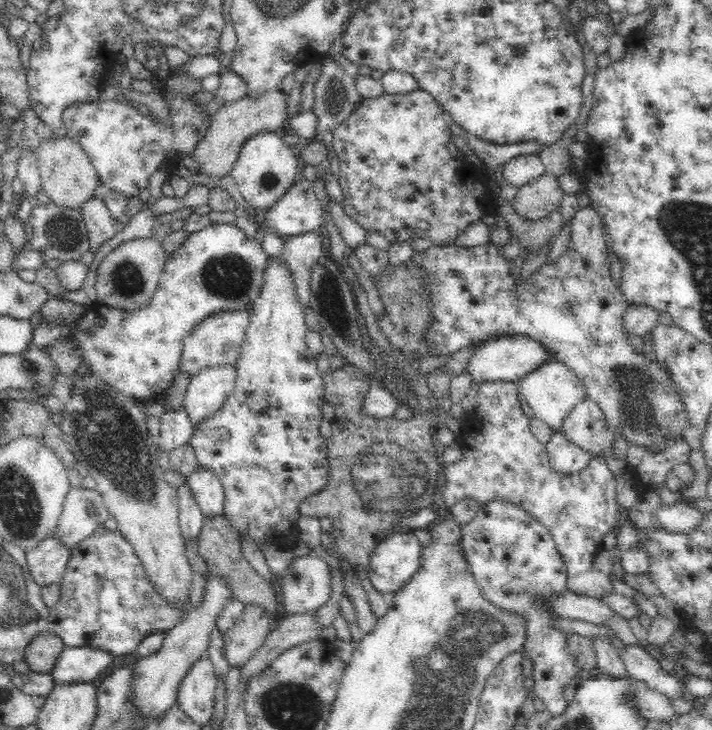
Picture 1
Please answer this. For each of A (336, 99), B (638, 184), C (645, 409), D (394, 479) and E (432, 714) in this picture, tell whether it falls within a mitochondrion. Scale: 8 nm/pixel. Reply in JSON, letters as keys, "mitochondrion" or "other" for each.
{"A":"mitochondrion","B":"other","C":"mitochondrion","D":"mitochondrion","E":"mitochondrion"}

